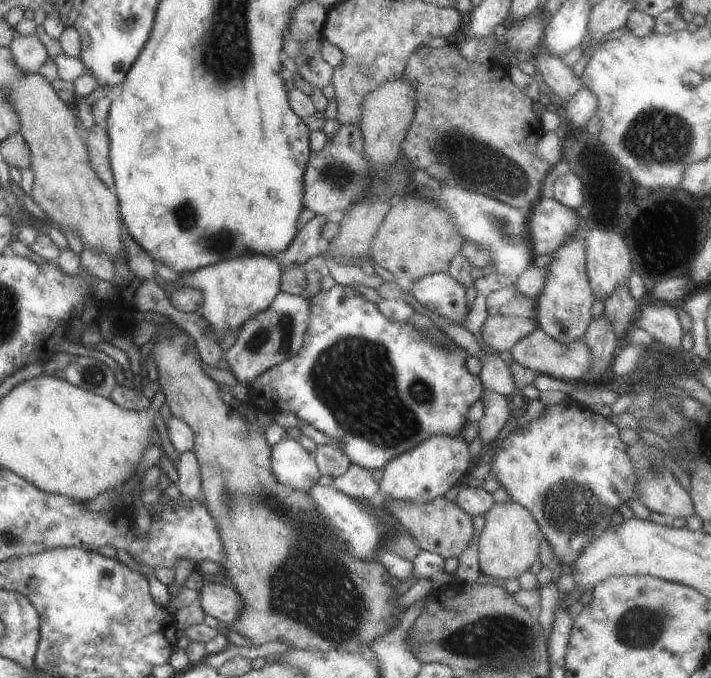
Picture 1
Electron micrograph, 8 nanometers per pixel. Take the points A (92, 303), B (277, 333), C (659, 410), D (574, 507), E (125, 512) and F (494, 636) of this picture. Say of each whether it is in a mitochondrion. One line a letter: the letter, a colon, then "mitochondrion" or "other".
A: other
B: mitochondrion
C: mitochondrion
D: mitochondrion
E: other
F: mitochondrion

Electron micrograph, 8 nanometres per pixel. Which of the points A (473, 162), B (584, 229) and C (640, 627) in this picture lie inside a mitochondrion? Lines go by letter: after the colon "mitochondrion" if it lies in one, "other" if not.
A: mitochondrion
B: other
C: mitochondrion

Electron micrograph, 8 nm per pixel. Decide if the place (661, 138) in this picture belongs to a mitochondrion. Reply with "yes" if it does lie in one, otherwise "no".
yes

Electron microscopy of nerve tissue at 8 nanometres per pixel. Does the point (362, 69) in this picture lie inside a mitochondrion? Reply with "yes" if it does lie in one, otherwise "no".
yes

